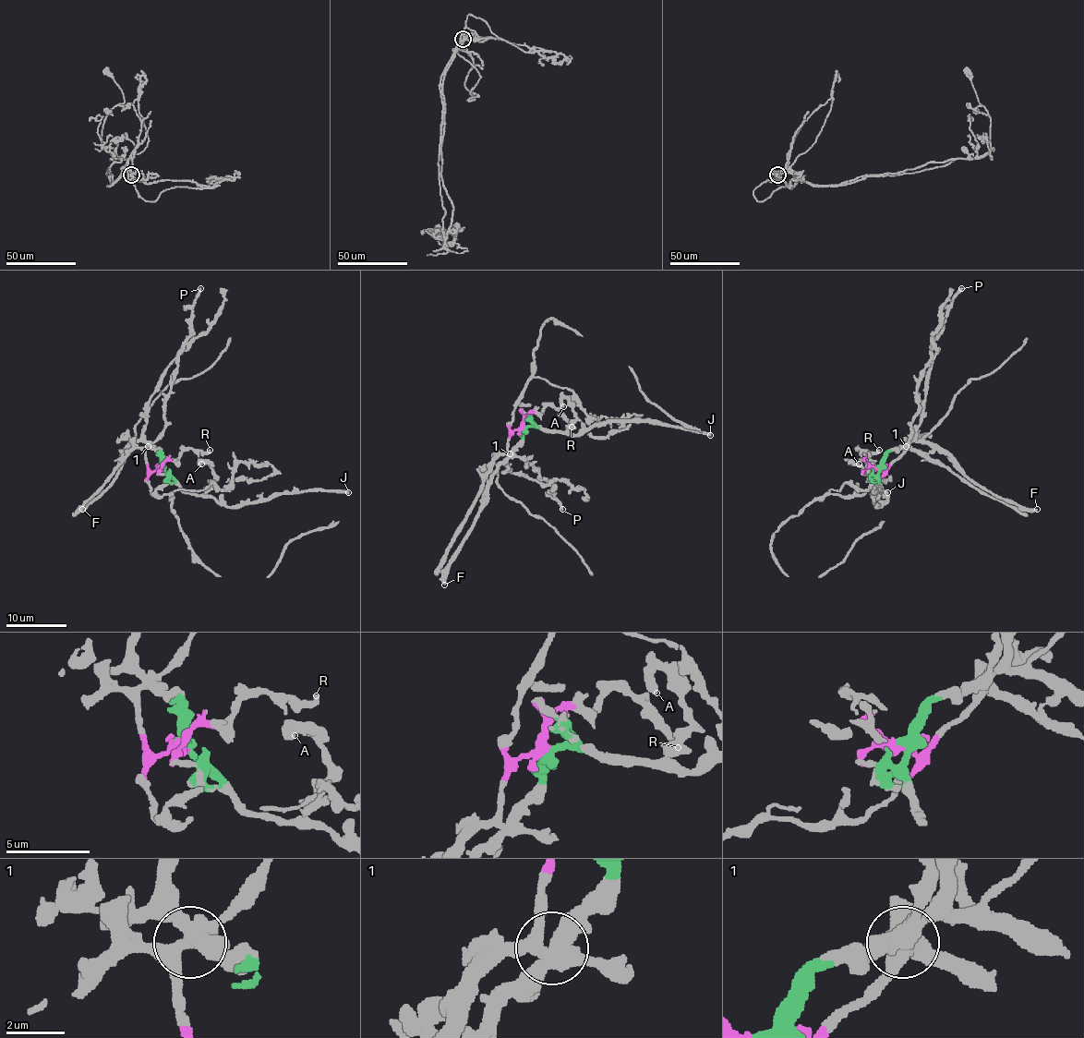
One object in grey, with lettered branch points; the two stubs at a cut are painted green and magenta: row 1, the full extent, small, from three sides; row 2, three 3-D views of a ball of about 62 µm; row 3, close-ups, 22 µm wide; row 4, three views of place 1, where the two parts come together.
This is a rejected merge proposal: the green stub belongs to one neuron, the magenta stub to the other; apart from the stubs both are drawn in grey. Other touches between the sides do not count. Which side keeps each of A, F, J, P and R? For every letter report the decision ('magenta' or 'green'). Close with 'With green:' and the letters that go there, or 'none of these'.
A: green
F: green
J: green
P: magenta
R: magenta
With green: A, F, J

